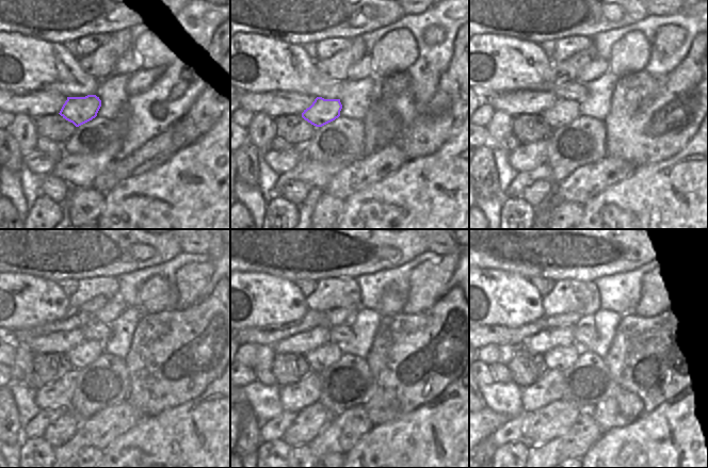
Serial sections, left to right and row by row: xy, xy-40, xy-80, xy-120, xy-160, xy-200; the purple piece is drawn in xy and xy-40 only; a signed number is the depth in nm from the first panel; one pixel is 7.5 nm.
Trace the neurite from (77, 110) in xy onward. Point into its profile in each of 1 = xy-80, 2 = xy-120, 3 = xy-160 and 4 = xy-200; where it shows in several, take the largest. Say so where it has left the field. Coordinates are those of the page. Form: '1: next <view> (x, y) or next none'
1: next xy-80 (564, 111)
2: next xy-120 (82, 355)
3: next xy-160 (321, 358)
4: next xy-200 (561, 358)

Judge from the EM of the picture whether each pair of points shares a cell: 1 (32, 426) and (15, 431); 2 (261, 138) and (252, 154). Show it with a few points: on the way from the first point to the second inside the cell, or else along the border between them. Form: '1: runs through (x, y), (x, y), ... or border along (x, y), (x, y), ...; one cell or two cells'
1: border along (23, 428), (23, 436), (26, 438); two cells
2: border along (248, 139), (259, 150); two cells

